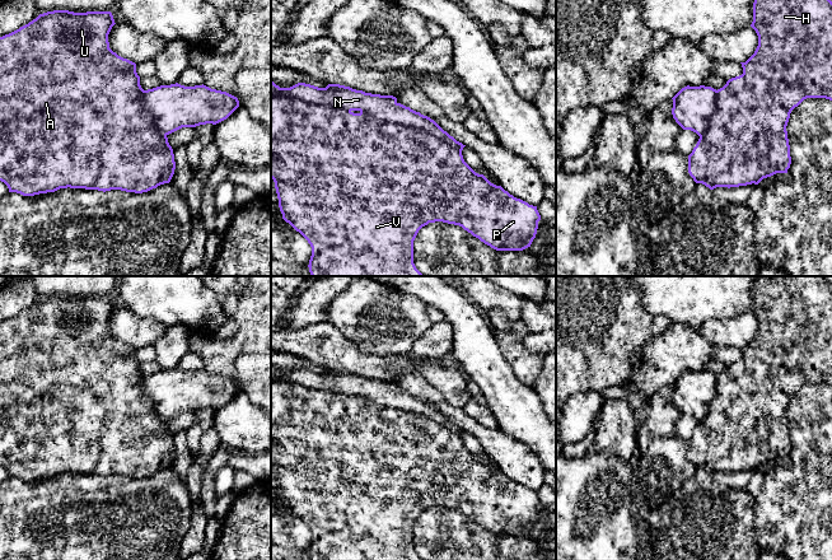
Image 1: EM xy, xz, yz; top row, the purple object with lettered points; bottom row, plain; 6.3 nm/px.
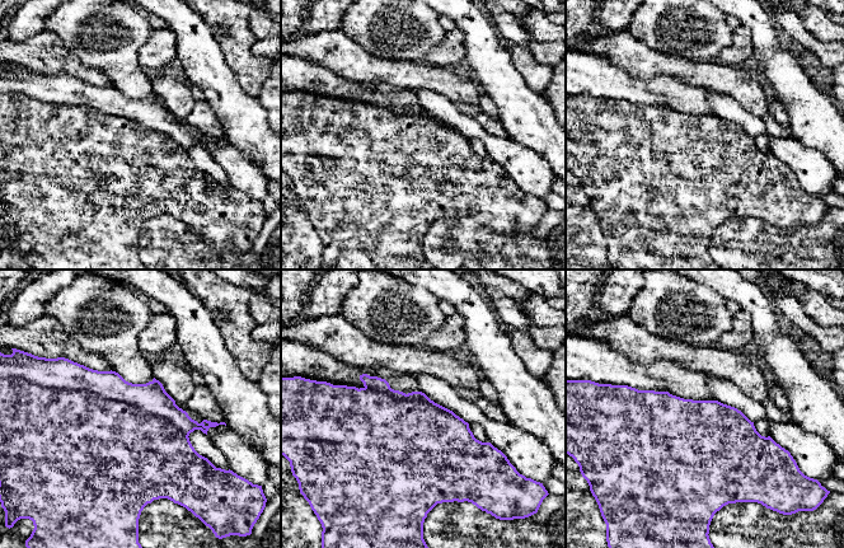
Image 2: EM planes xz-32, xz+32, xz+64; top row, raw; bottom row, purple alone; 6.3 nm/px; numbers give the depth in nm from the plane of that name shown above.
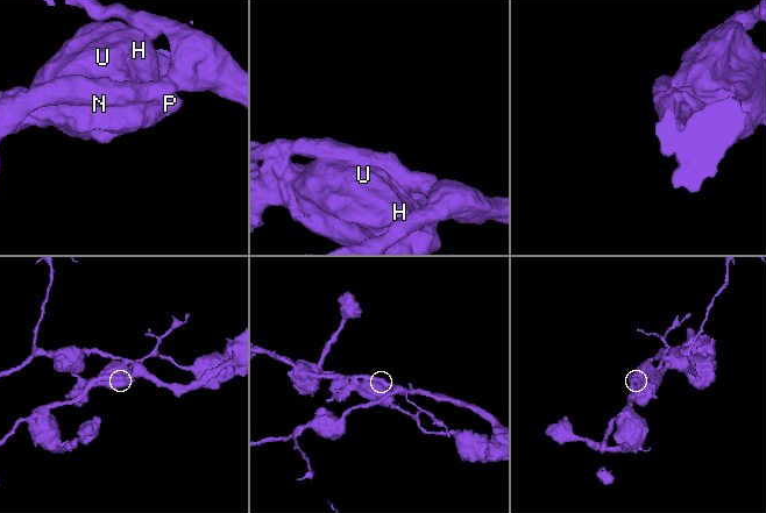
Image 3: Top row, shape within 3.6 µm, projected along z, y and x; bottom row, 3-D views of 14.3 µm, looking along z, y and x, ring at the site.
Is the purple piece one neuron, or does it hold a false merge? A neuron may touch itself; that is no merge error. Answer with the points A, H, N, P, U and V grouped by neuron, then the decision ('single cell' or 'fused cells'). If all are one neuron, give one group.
groups A H P U V / N; fused cells

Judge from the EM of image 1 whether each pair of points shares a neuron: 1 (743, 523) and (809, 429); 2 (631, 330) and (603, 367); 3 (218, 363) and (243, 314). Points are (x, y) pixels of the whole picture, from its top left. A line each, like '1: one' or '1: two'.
1: two
2: one
3: one

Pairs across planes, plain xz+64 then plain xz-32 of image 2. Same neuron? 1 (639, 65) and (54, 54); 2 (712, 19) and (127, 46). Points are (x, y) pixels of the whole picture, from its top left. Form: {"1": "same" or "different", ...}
{"1": "same", "2": "same"}

